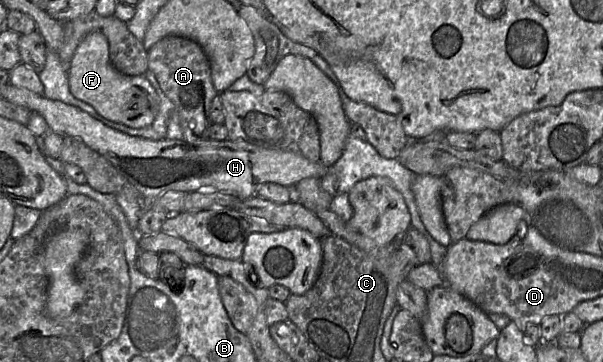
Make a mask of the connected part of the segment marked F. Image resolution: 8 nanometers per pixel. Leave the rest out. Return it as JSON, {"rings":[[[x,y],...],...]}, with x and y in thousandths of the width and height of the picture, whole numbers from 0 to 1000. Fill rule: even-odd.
{"rings":[[[158,86],[138,105],[113,182],[119,262],[151,290],[169,323],[217,354],[254,343],[264,307],[264,268],[239,207],[212,210],[194,196],[181,163],[176,99]]]}

